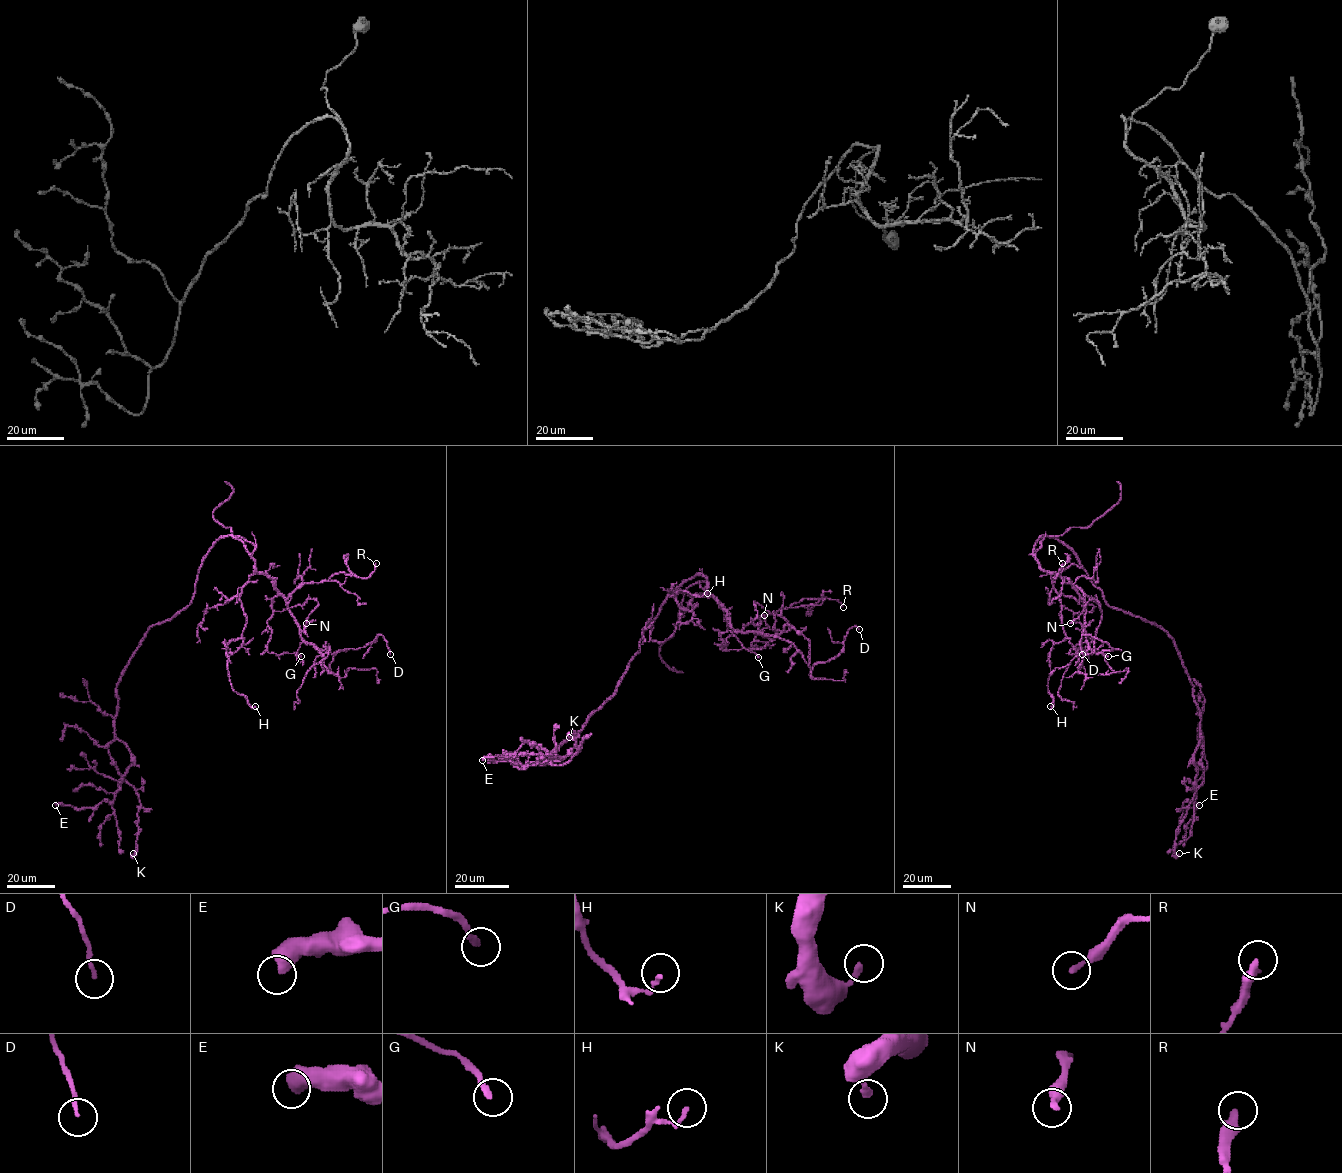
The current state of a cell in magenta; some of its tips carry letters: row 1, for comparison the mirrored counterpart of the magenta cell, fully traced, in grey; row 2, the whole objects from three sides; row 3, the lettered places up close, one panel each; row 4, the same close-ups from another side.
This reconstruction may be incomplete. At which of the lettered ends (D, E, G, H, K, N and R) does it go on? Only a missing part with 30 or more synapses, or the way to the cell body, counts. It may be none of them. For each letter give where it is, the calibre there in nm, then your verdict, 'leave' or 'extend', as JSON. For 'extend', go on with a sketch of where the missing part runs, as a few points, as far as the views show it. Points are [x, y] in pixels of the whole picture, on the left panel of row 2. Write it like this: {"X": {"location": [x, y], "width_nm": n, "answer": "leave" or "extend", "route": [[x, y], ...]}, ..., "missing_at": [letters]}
{"D": {"location": [390, 654], "width_nm": 150, "answer": "leave"}, "E": {"location": [55, 805], "width_nm": 550, "answer": "leave"}, "G": {"location": [301, 656], "width_nm": 180, "answer": "leave"}, "H": {"location": [255, 706], "width_nm": 130, "answer": "leave"}, "K": {"location": [133, 853], "width_nm": 240, "answer": "leave"}, "N": {"location": [306, 623], "width_nm": 240, "answer": "leave"}, "R": {"location": [376, 563], "width_nm": 340, "answer": "leave"}, "missing_at": []}

